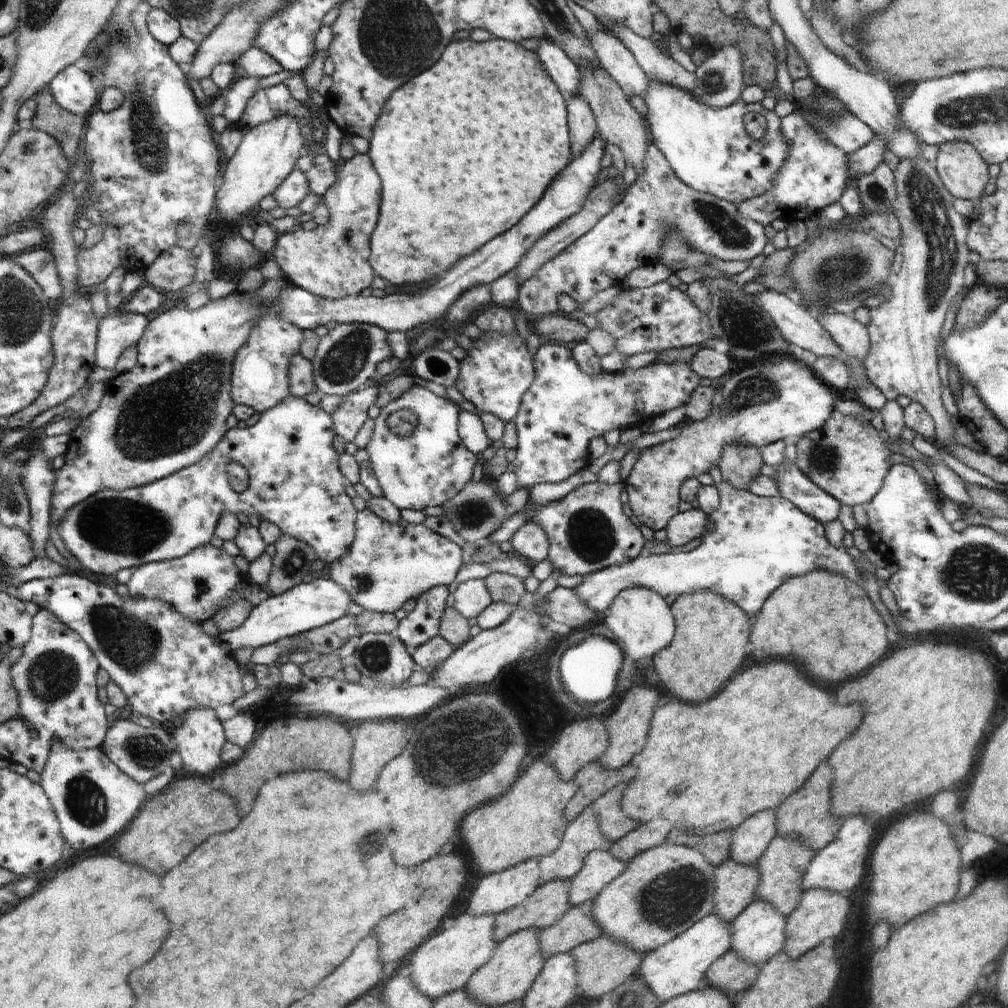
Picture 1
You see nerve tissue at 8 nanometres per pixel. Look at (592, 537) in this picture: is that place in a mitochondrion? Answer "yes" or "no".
yes

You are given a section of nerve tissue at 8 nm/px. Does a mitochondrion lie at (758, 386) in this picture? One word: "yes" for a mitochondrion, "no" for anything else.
yes

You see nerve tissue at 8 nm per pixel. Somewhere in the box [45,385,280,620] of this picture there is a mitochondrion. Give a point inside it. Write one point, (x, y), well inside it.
(122, 526)

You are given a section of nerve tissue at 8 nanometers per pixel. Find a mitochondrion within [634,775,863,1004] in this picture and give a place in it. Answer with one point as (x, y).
(679, 894)

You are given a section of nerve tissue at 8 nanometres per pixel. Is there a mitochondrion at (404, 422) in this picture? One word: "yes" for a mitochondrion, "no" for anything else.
yes

